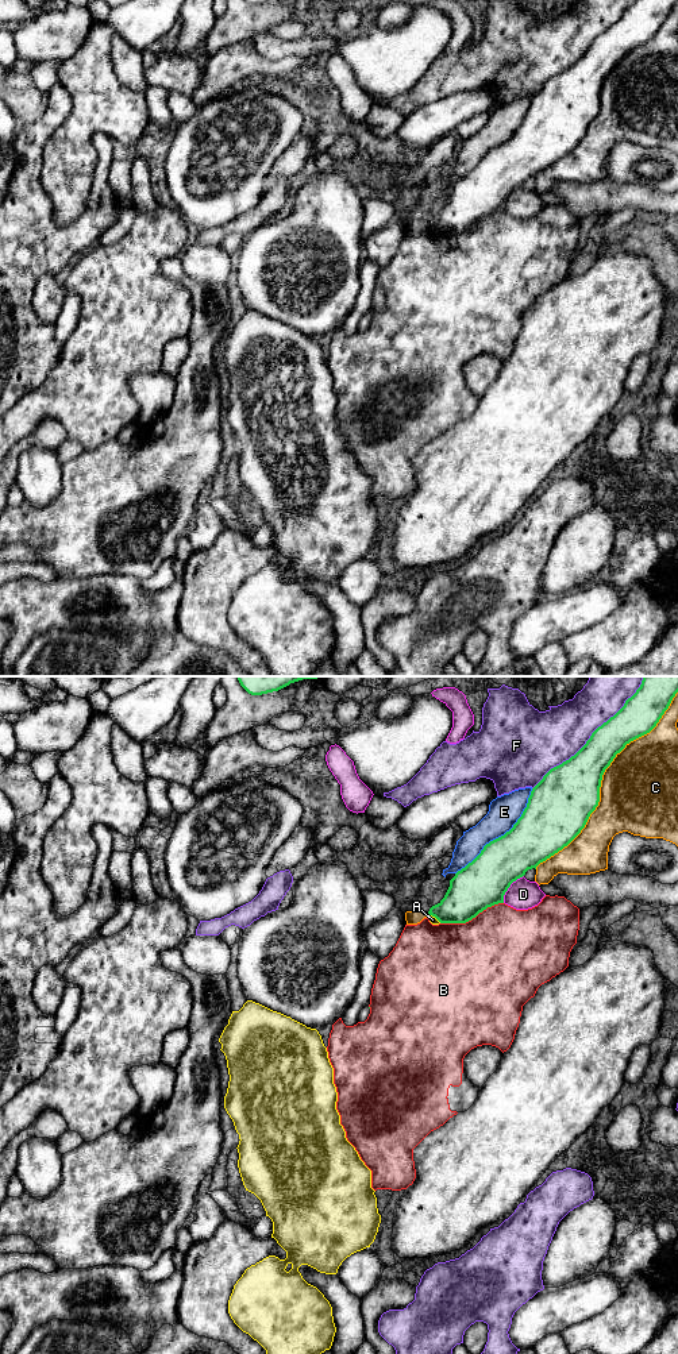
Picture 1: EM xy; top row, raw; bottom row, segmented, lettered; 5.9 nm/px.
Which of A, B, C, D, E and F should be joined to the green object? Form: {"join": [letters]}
{"join": []}

